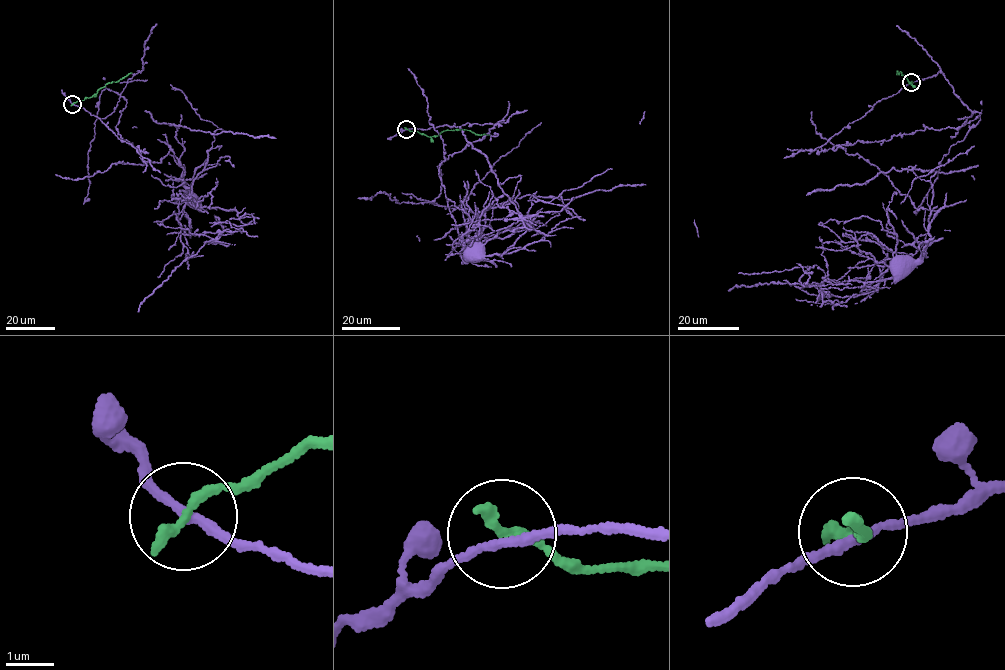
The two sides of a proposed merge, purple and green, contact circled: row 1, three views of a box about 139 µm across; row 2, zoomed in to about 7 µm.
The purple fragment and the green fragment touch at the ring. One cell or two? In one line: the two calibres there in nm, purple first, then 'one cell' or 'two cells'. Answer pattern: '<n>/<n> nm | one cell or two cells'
170/280 nm | two cells

